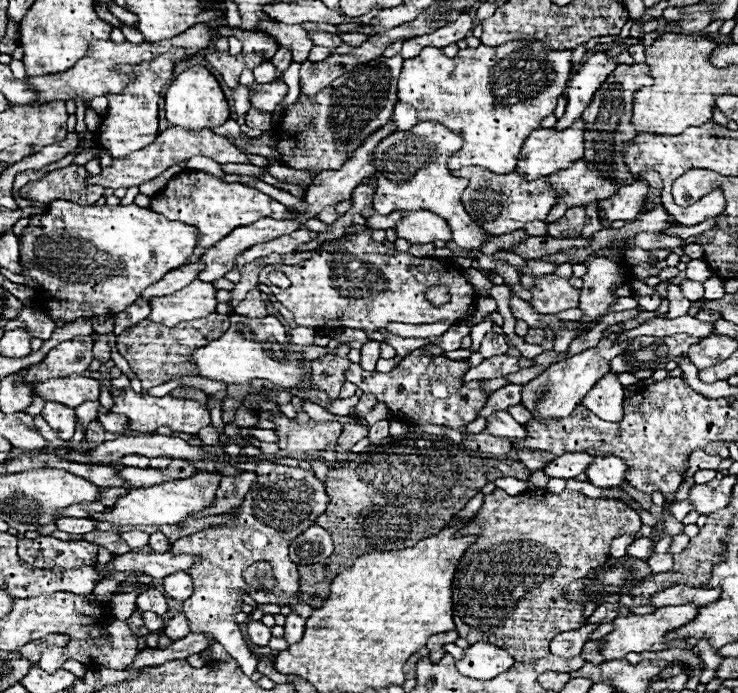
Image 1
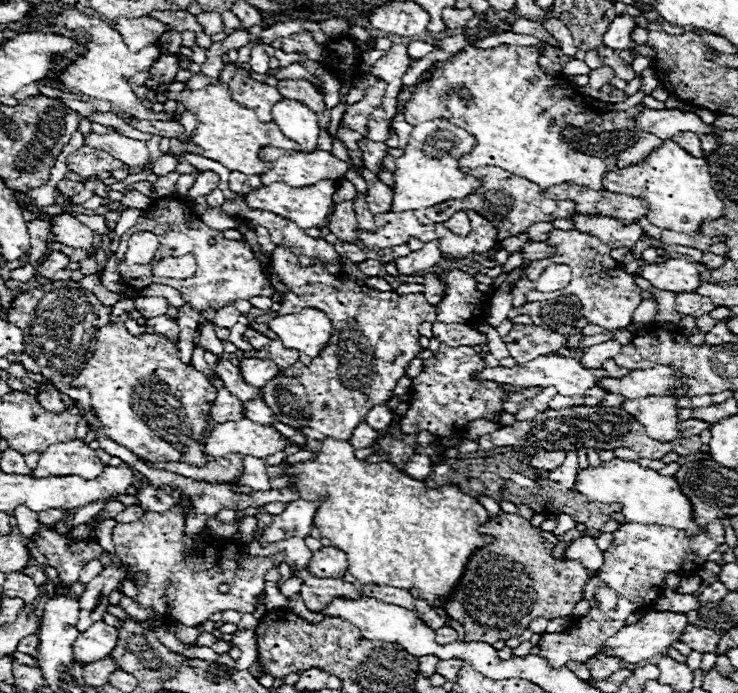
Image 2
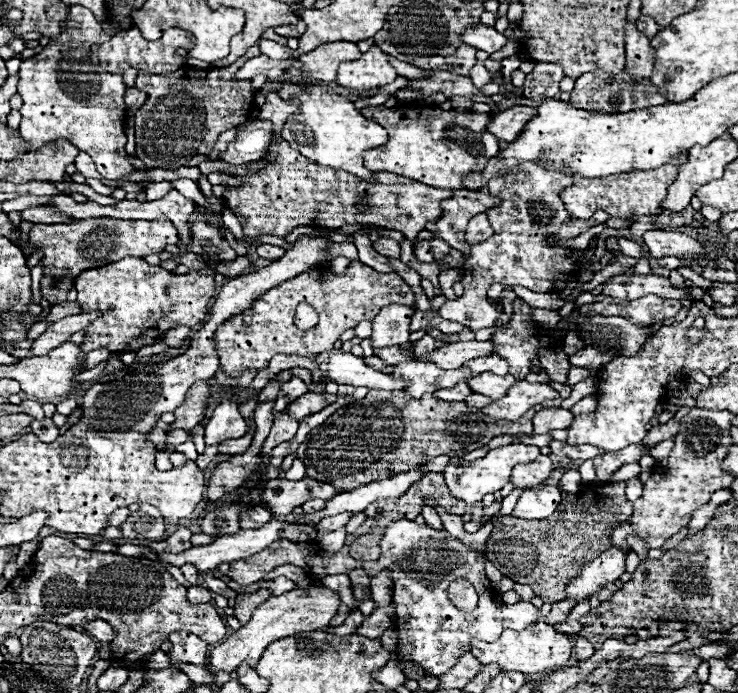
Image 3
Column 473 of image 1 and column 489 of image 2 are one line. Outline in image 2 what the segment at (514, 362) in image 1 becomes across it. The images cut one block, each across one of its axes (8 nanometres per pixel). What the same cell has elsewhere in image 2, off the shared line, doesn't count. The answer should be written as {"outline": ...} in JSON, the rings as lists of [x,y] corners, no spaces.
{"outline":[[[550,354],[550,356],[538,356],[538,358],[534,358],[530,362],[524,362],[524,364],[516,364],[514,368],[504,368],[504,366],[484,368],[482,372],[476,374],[476,380],[494,380],[498,384],[516,384],[516,386],[522,386],[522,388],[554,386],[560,394],[572,396],[572,394],[586,392],[588,388],[592,388],[598,380],[602,380],[606,376],[608,376],[608,372],[604,368],[602,370],[600,368],[582,368],[580,360],[576,360],[576,358],[564,358],[564,356]]]}

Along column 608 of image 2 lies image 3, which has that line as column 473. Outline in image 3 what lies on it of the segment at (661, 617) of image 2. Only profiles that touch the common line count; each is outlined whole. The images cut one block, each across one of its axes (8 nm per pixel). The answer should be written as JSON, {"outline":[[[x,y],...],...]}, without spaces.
{"outline":[[[536,622],[530,624],[524,630],[504,630],[500,640],[488,644],[482,640],[472,640],[472,650],[470,650],[482,664],[498,664],[502,672],[522,672],[522,674],[544,674],[552,668],[562,668],[568,664],[570,654],[572,654],[572,644],[570,638],[556,632],[554,626],[546,622]]]}

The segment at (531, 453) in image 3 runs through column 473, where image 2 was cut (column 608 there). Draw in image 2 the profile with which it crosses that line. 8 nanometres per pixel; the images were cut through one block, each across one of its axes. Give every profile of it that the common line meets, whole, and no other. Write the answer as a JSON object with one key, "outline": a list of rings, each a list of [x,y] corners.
{"outline":[[[614,458],[610,462],[604,462],[600,468],[586,468],[578,472],[578,482],[574,486],[580,494],[588,496],[594,502],[612,504],[620,502],[626,506],[626,522],[636,524],[660,524],[660,526],[672,526],[678,530],[684,530],[686,536],[698,536],[702,534],[702,528],[694,524],[694,510],[690,500],[682,494],[680,484],[672,476],[660,476],[652,468],[644,468],[638,462],[626,462],[620,458]]]}

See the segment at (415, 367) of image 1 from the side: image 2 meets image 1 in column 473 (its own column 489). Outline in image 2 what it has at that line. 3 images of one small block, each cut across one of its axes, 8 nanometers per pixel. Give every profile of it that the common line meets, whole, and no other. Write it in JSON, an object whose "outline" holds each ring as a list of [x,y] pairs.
{"outline":[[[440,344],[440,348],[434,352],[434,358],[424,360],[422,374],[412,378],[412,400],[408,412],[400,420],[400,430],[406,434],[418,434],[426,430],[438,438],[448,438],[456,436],[462,426],[478,418],[498,422],[498,416],[504,412],[502,404],[506,390],[496,382],[474,380],[472,374],[482,368],[486,368],[486,362],[478,352],[474,352],[472,346],[450,348]]]}

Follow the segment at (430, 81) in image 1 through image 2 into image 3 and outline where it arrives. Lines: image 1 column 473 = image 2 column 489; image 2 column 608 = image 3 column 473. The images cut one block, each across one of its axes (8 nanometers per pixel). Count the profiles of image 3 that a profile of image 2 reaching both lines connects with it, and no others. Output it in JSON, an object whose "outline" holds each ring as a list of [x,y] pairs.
{"outline":[[[408,106],[408,108],[384,108],[384,110],[362,110],[366,118],[372,118],[374,122],[382,124],[388,130],[388,142],[380,148],[370,148],[364,152],[364,166],[370,172],[392,172],[398,176],[412,178],[416,182],[434,186],[434,188],[446,188],[446,190],[462,190],[462,178],[470,172],[482,172],[486,166],[486,160],[496,156],[500,152],[498,138],[486,132],[488,114],[476,114],[476,112],[458,112],[458,110],[440,110],[440,108],[420,108],[420,106]]]}

